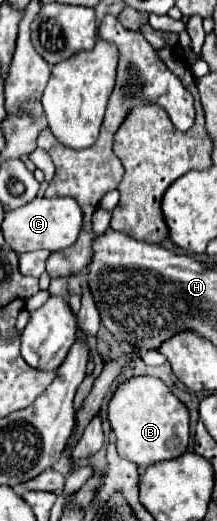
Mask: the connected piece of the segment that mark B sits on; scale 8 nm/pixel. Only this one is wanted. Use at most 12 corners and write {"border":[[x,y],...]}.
{"border":[[159,378],[121,382],[107,416],[141,468],[187,450],[189,412]]}

